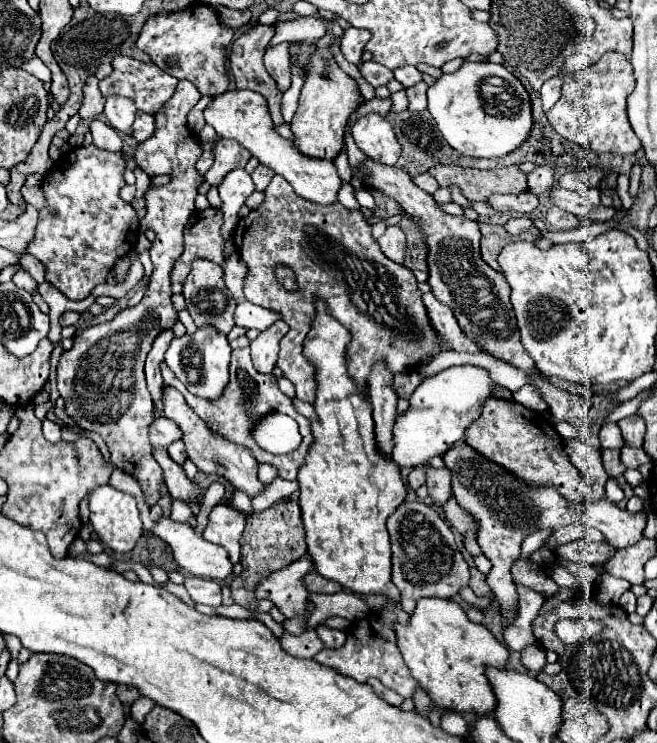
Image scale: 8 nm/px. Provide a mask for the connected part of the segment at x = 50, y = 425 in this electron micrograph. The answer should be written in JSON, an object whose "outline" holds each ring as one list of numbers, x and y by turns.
{"outline":[[44,419,44,421,42,421,42,431,44,431,44,437,46,437,50,443,58,443,58,441,60,441,60,425,56,425,54,421]]}

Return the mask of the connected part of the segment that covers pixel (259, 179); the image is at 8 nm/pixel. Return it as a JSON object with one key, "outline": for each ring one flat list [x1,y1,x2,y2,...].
{"outline":[[258,165,254,171,252,171,252,179,256,183,256,191,264,191,264,187,268,185,268,181,274,177,274,171,266,165]]}

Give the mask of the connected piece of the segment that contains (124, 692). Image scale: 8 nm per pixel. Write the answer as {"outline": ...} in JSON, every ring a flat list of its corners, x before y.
{"outline":[[118,685,116,695,118,695,118,699,120,699,122,703,134,703,134,701,140,697,138,689,136,689,136,687,128,687,128,685]]}

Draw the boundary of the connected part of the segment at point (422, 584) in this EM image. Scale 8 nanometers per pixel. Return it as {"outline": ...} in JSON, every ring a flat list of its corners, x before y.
{"outline":[[420,501,402,503,388,519,388,533,392,541,392,583,400,589,402,609,412,615,416,601,422,597,450,599,470,581,470,569,456,547,454,535,446,521]]}

